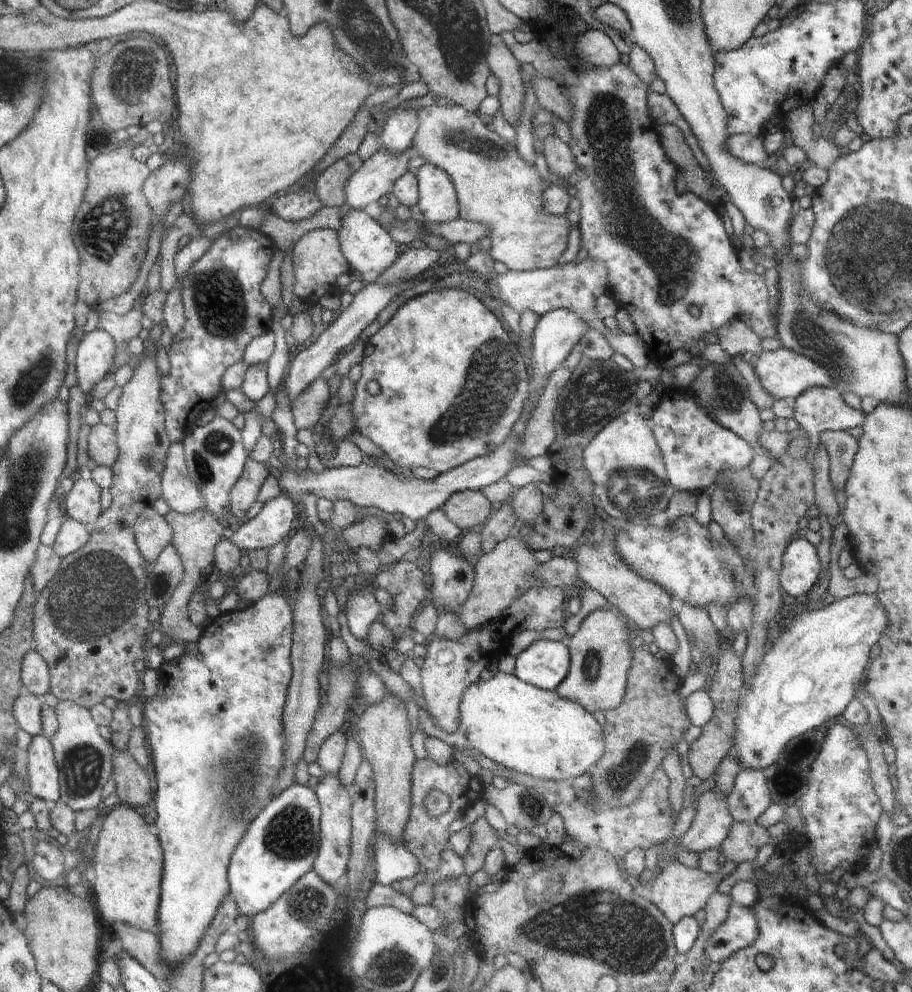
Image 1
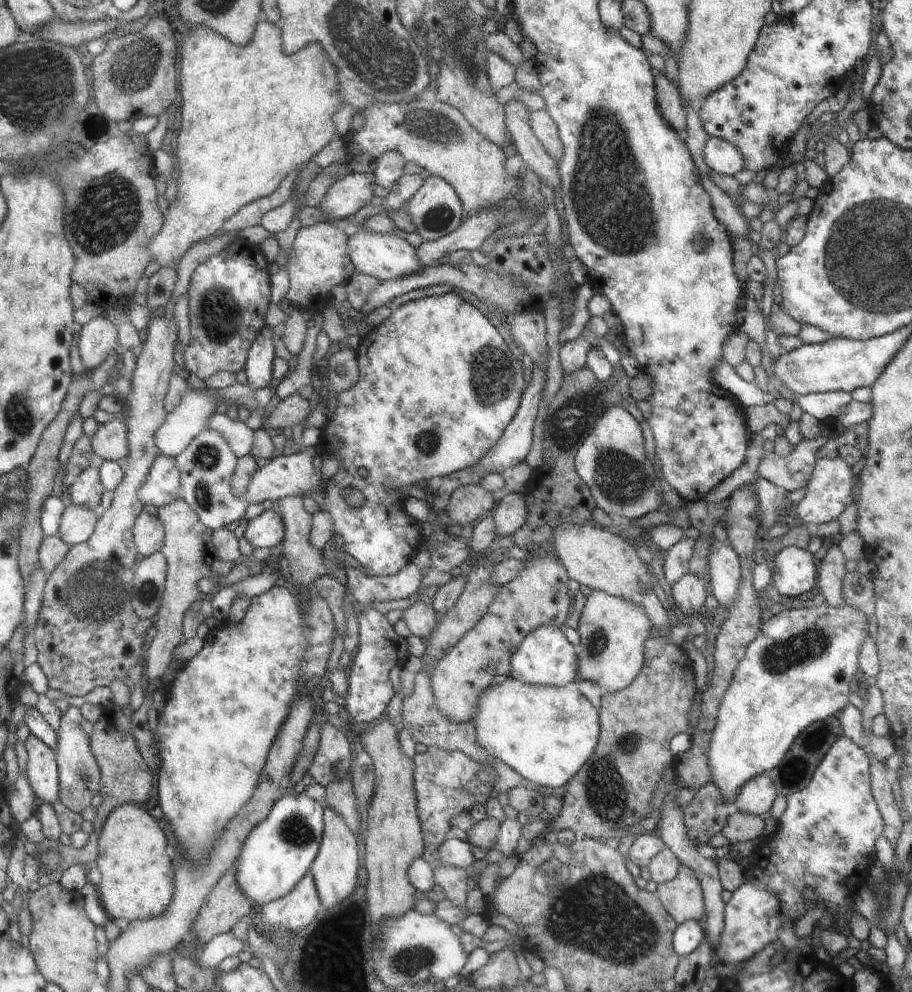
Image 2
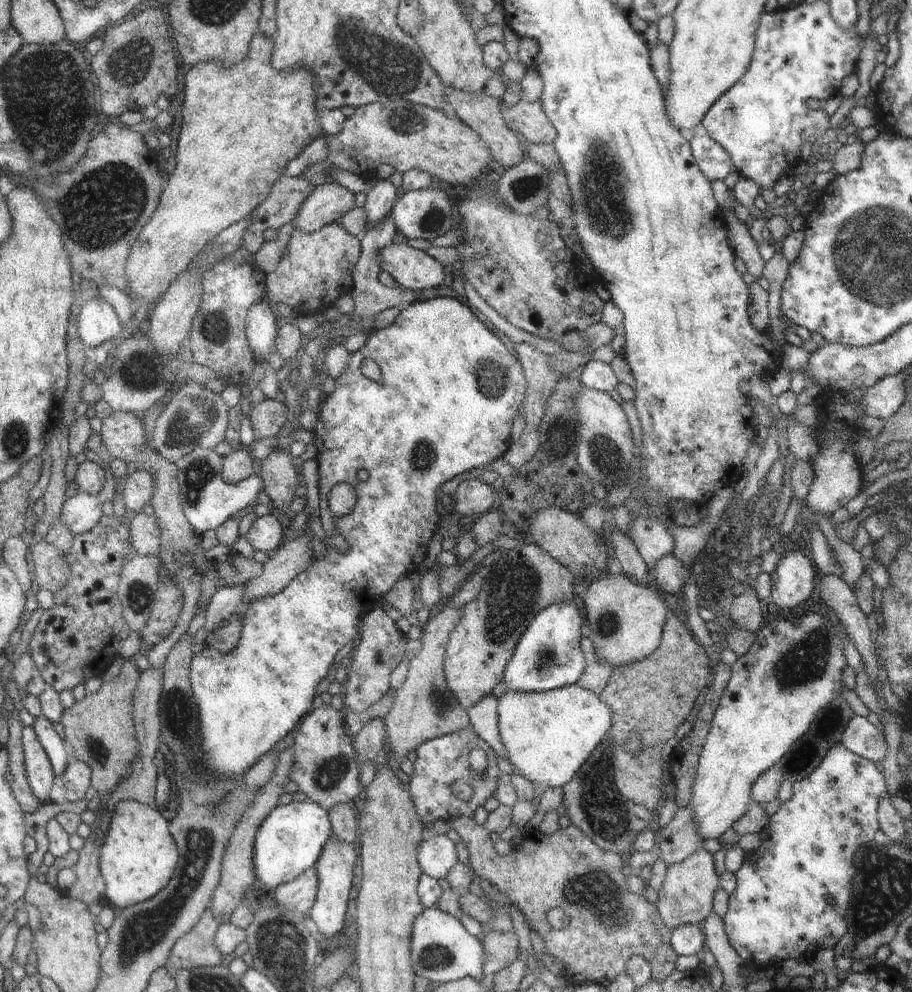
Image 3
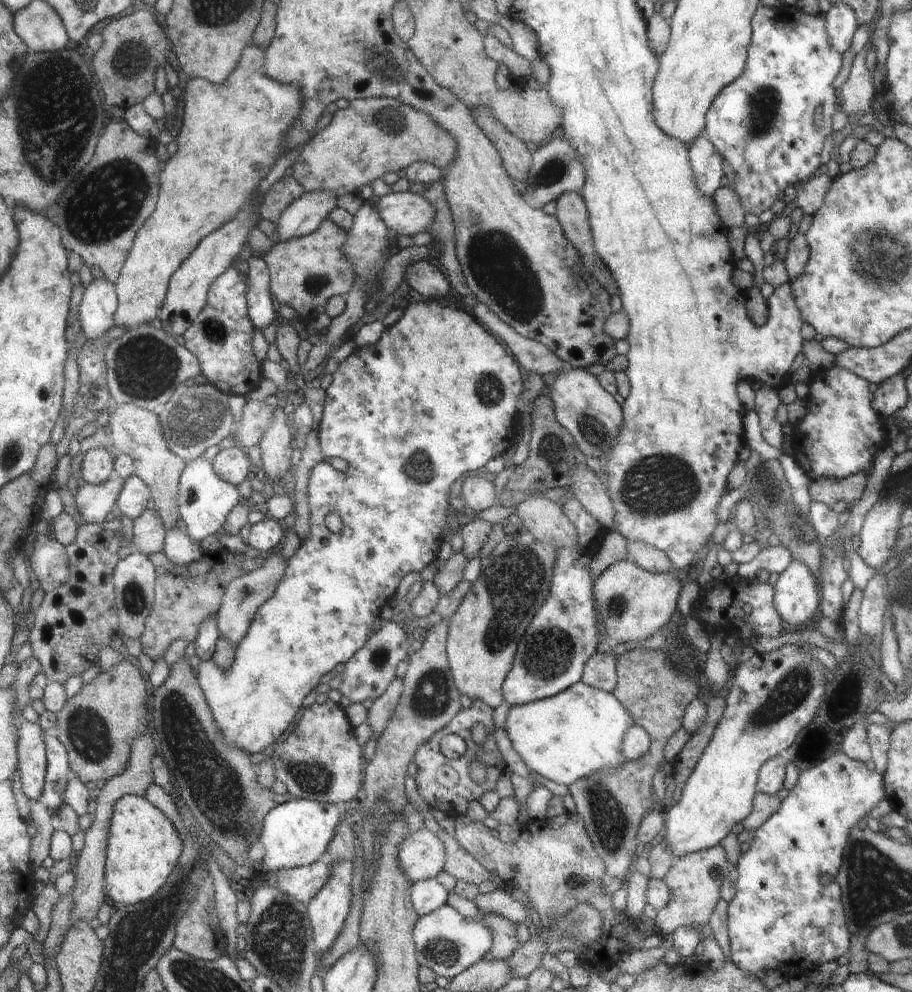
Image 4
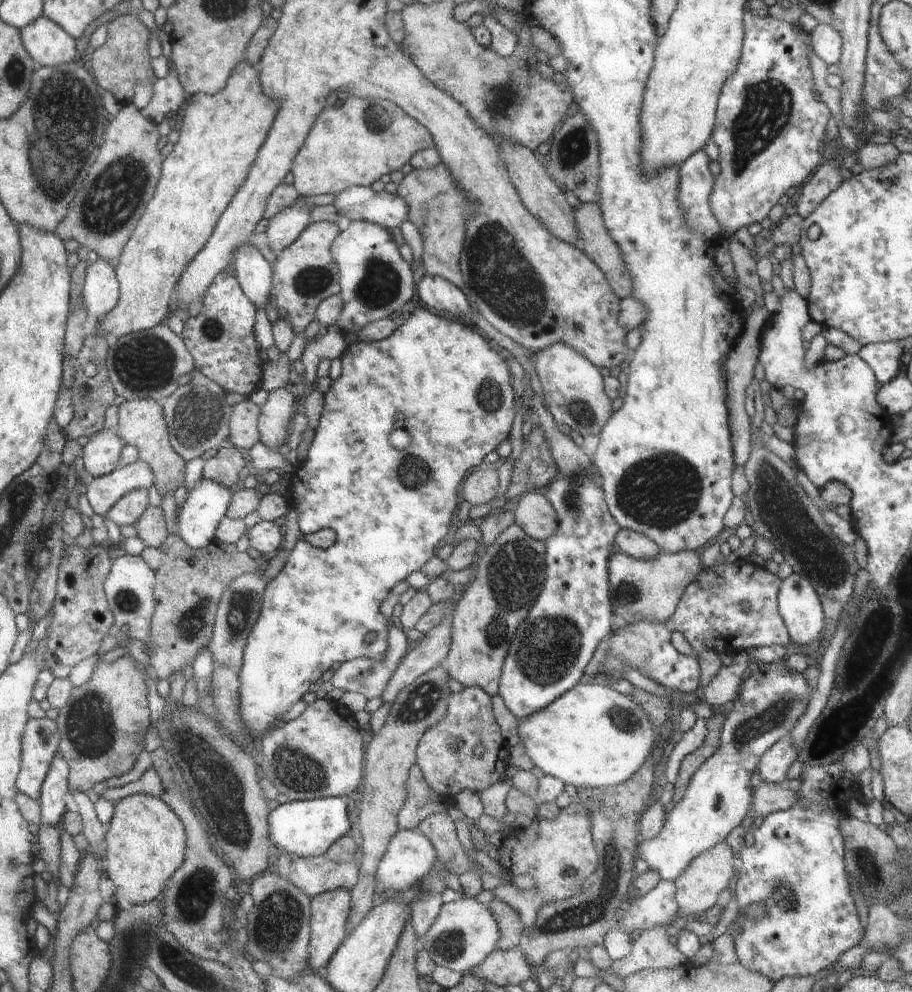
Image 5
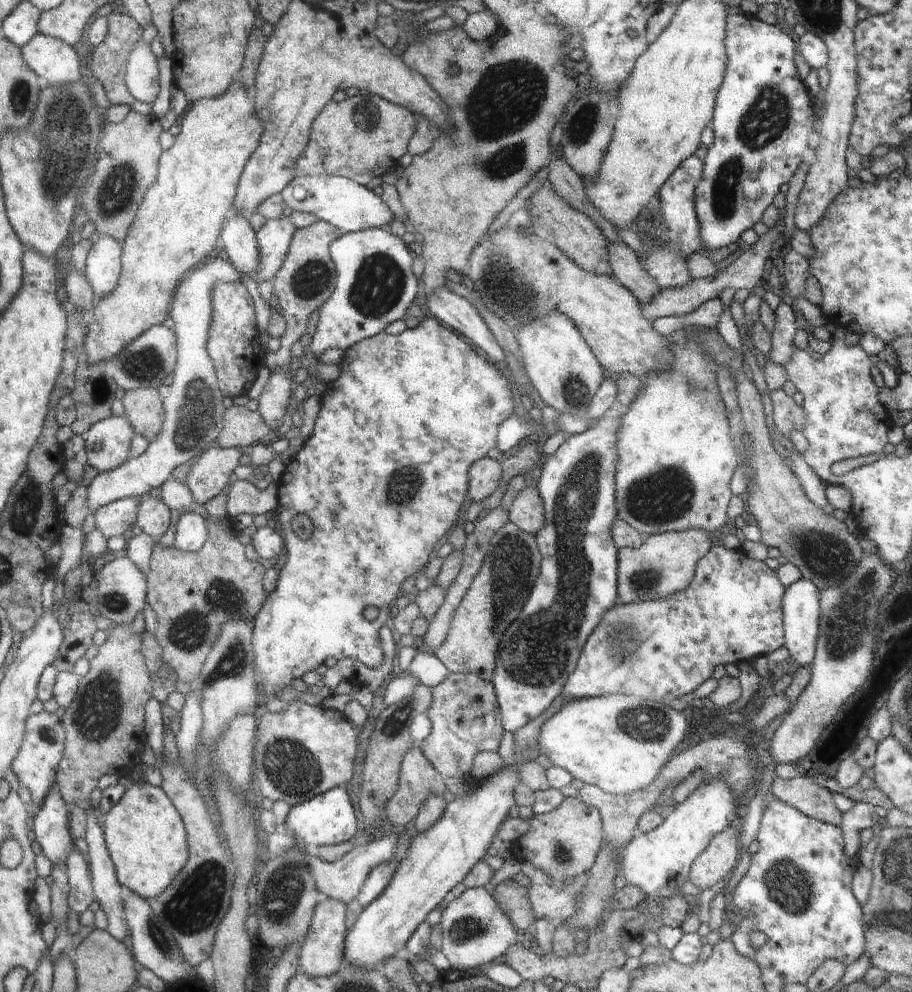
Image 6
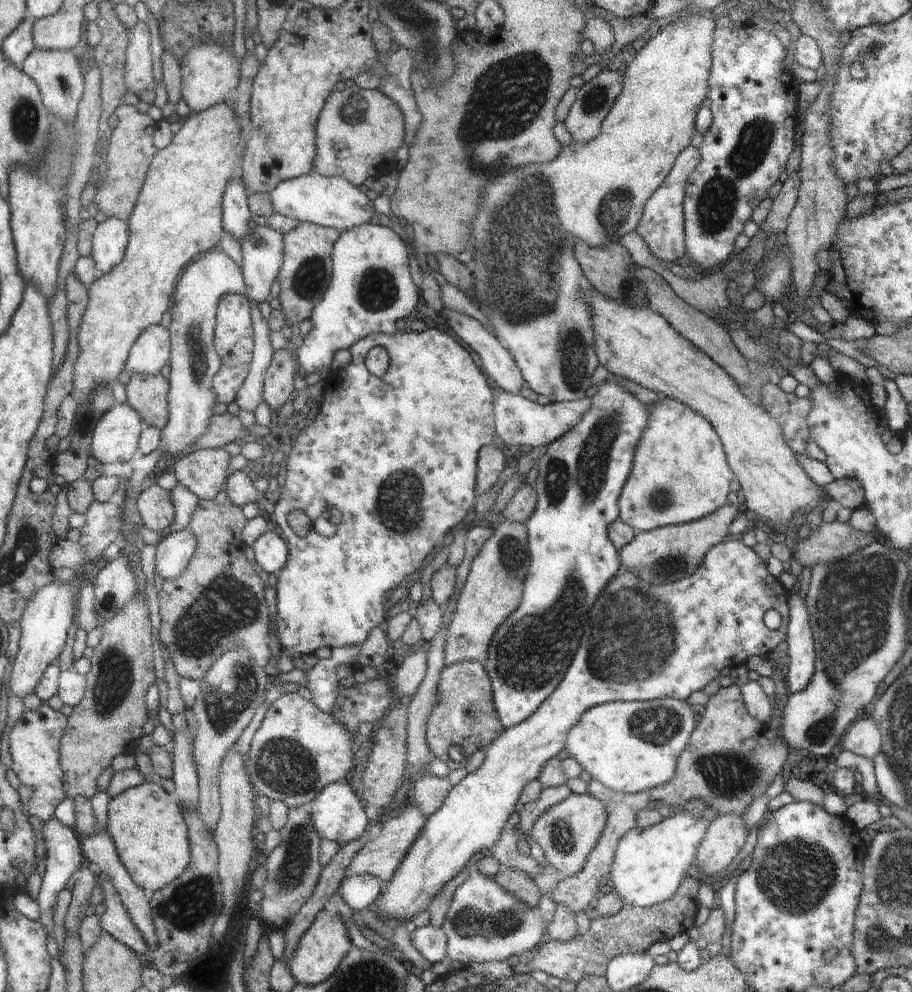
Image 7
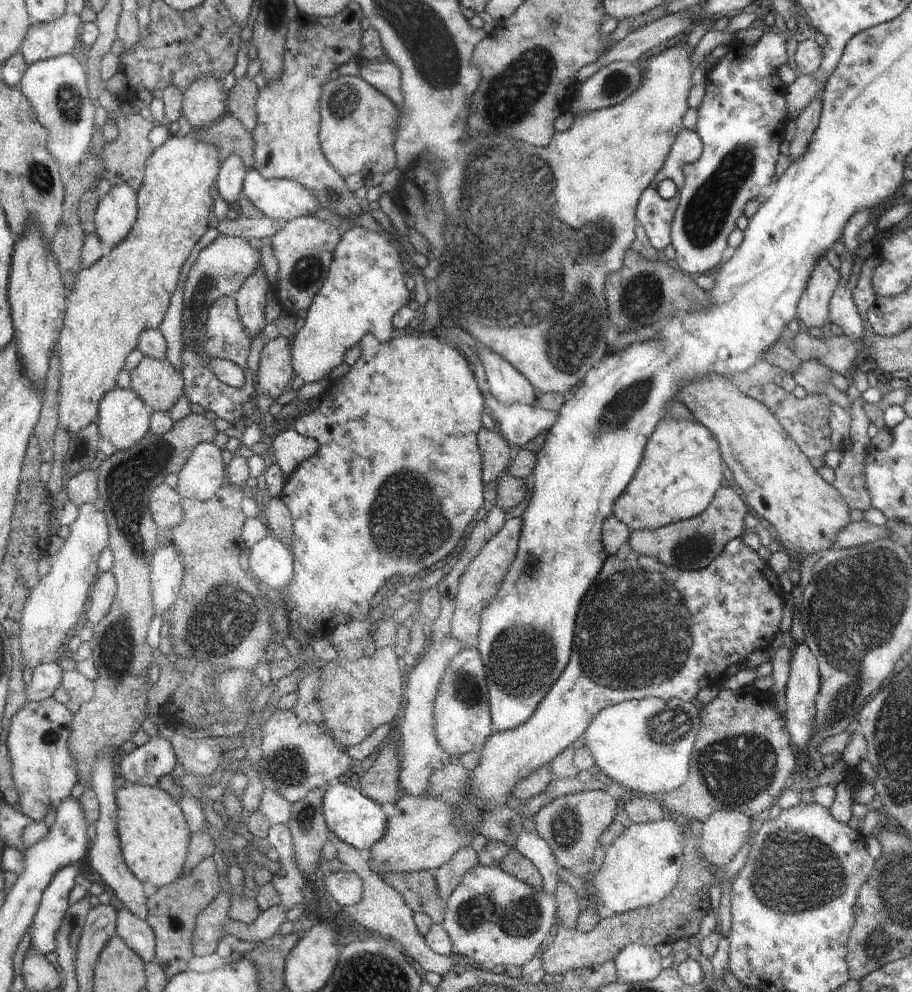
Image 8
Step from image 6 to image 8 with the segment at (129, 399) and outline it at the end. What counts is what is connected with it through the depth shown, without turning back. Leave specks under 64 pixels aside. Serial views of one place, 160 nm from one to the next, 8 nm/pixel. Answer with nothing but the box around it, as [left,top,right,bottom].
[132,356,185,412]

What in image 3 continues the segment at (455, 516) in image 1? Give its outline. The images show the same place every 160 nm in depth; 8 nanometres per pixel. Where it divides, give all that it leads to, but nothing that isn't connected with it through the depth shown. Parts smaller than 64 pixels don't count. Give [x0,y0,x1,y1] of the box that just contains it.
[454,476,494,515]

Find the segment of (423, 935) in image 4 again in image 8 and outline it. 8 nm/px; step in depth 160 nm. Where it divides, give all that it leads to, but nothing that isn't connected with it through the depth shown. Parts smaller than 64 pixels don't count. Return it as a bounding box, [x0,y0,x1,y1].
[441,864,559,971]

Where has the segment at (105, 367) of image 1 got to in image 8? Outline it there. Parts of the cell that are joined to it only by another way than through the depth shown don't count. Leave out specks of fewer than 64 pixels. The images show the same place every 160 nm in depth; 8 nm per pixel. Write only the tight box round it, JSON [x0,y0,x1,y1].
[95,182,139,247]

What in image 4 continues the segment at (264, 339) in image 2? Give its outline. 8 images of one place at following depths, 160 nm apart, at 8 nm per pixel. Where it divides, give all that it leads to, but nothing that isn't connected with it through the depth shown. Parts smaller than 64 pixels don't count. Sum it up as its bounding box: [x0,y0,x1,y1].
[247,256,278,333]

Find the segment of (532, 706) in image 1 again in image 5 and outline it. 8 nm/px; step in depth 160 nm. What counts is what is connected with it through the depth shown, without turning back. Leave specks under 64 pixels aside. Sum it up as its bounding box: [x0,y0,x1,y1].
[517,681,659,789]

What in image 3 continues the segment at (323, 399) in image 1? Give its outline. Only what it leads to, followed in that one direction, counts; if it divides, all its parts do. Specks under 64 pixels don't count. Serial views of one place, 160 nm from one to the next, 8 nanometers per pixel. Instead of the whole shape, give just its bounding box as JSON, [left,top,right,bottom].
[248,398,291,440]

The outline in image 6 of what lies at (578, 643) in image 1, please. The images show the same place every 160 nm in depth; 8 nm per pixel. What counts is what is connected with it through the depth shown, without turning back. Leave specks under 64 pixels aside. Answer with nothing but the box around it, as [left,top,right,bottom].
[618,529,717,606]

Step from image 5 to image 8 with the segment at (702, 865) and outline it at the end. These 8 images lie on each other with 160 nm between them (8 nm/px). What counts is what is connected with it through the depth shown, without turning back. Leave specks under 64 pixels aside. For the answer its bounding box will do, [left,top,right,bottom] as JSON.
[700,812,750,868]

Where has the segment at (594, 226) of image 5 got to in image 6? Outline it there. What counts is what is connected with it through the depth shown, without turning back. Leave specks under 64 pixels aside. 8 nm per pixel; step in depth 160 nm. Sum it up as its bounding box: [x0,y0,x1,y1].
[607,241,660,303]

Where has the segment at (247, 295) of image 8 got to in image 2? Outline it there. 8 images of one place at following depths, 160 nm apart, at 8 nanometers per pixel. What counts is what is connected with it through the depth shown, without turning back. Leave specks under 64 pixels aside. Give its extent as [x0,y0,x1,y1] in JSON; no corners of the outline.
[318,172,374,219]

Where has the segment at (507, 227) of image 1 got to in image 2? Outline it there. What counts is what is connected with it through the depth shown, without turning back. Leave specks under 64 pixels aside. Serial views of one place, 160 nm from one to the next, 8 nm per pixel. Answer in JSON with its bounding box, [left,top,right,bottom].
[347,100,520,216]

